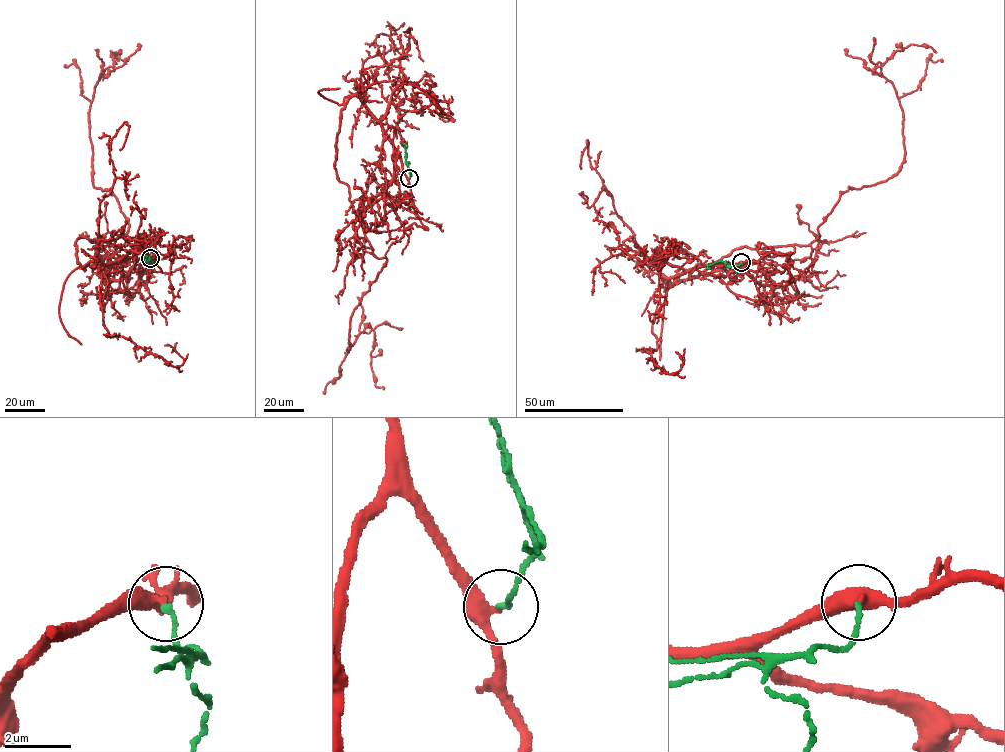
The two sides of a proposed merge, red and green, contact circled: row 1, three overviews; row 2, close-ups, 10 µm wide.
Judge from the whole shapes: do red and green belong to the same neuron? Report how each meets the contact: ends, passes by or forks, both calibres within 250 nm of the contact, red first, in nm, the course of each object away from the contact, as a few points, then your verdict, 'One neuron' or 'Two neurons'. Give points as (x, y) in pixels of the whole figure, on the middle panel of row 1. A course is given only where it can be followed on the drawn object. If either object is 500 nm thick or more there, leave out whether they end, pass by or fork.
At the ring red passes by. At the ring green ends. Thickness 380 nm (red) against 140 nm. Course of red: (409, 178), (394, 147), (394, 178), (349, 239), (386, 259), (347, 350), (373, 329), (383, 389). Course of green: (409, 178), (410, 173), (405, 162), (404, 144), (407, 146). One neuron

